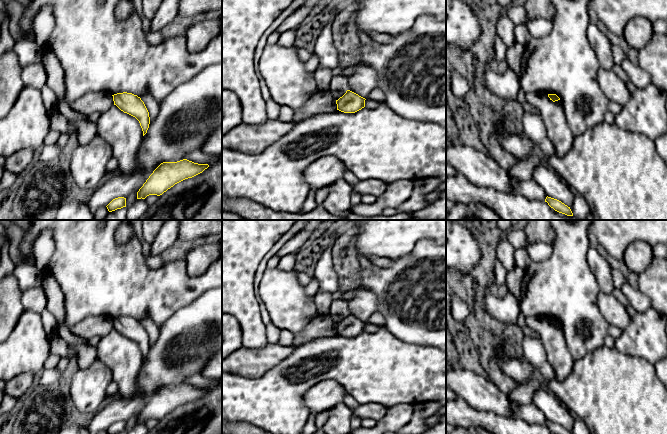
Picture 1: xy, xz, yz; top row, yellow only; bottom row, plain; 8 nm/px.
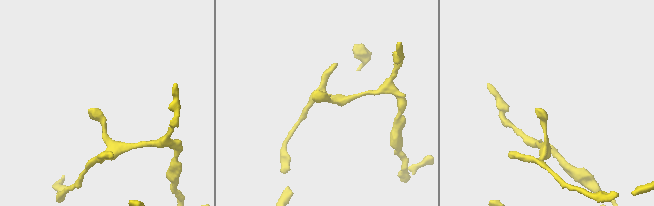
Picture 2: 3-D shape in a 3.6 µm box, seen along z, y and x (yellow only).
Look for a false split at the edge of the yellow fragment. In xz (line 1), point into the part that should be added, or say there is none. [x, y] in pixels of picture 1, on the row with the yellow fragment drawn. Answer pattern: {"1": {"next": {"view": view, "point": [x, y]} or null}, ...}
{"1": {"next": null}}

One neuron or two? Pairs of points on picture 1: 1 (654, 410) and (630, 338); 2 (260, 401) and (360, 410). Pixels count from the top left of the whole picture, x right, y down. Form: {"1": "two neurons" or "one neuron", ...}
{"1": "two neurons", "2": "two neurons"}

